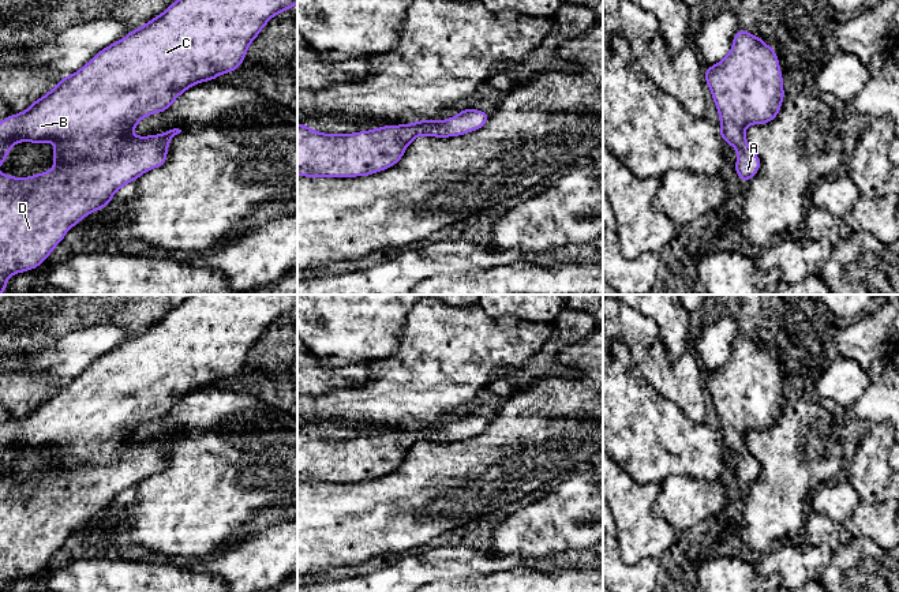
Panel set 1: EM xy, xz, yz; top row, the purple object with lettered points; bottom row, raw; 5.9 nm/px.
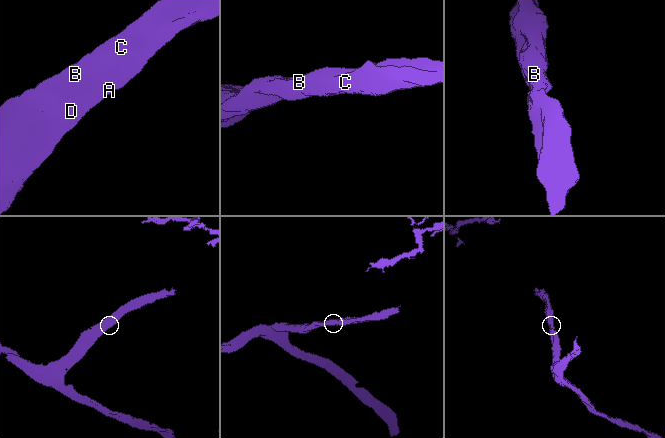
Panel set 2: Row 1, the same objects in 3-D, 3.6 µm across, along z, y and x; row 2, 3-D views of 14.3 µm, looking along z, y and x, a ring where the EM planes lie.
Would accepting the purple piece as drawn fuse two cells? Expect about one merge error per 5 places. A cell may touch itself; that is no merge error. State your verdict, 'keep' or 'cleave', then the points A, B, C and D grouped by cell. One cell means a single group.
keep | A B C D

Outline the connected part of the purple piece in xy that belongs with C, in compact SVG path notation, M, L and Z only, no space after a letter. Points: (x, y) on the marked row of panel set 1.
M177 0L161 15L128 33L120 41L100 50L86 65L64 76L48 94L33 102L25 112L0 121L0 165L18 142L53 142L53 169L18 179L0 173L0 293L7 280L33 270L46 261L67 231L90 213L109 206L116 191L136 181L145 172L162 166L169 140L181 132L179 128L160 135L134 136L135 125L153 113L166 110L173 101L205 80L232 72L246 59L247 48L277 14L293 8L297 0Z

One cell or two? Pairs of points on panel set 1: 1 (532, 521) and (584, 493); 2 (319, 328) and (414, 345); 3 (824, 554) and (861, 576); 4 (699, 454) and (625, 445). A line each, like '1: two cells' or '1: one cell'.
1: one cell
2: two cells
3: two cells
4: one cell

